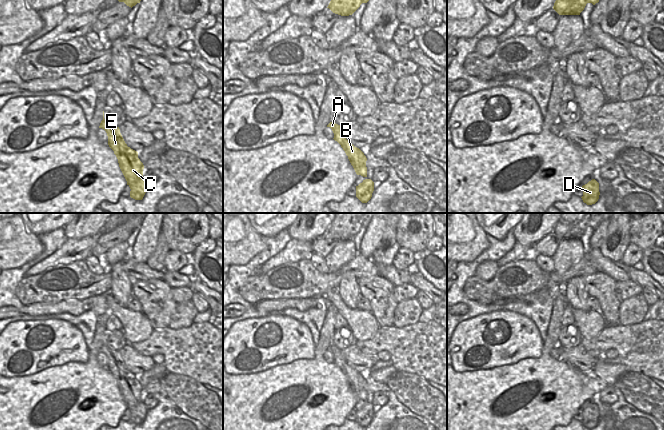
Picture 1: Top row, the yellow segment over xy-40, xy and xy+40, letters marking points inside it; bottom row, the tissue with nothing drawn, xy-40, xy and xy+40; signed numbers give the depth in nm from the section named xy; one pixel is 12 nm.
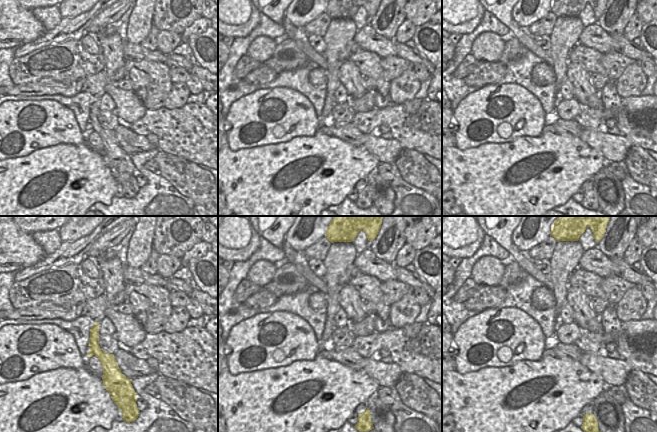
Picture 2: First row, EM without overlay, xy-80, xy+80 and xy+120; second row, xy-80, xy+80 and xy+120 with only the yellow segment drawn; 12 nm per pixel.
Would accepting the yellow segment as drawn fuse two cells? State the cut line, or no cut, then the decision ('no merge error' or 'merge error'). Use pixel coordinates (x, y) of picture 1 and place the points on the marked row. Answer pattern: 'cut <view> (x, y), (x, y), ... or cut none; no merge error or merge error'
cut xy-40 (114, 150), (118, 149), (128, 161), (132, 161), (137, 157); merge error

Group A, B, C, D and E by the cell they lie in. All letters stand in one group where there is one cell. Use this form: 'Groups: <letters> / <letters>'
Groups: A B E / C D

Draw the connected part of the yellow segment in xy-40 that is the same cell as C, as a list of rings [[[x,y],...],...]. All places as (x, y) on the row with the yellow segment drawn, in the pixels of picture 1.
[[[120,149],[114,151],[119,163],[119,167],[130,187],[130,197],[135,200],[142,200],[148,184],[143,179],[144,165],[138,157],[131,162],[123,155]]]

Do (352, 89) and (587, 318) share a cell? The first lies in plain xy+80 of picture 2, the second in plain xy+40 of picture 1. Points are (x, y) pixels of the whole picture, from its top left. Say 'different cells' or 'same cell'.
different cells

